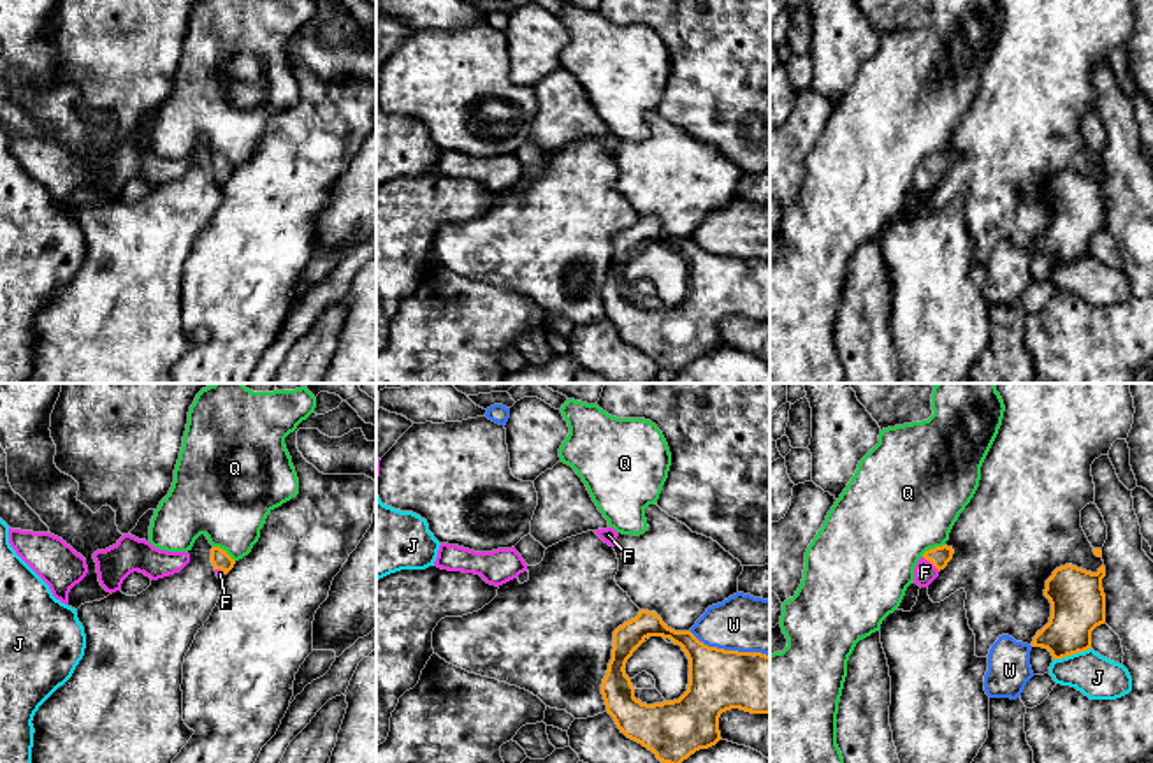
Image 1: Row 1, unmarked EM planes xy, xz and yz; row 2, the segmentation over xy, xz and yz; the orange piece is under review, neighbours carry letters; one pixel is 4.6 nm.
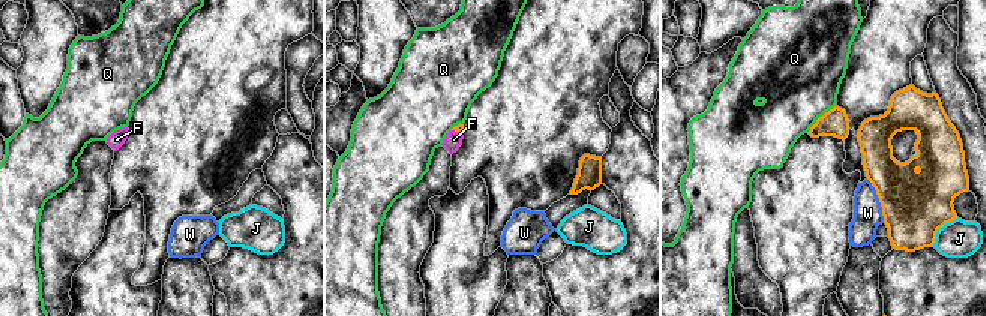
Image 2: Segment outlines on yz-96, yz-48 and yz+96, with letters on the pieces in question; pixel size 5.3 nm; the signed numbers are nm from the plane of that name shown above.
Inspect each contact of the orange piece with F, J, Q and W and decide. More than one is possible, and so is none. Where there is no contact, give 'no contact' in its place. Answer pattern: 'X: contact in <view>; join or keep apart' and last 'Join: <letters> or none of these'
F: contact in yz; join
J: contact in yz; keep apart
Q: contact in yz; keep apart
W: contact in xz; keep apart
Join: F

